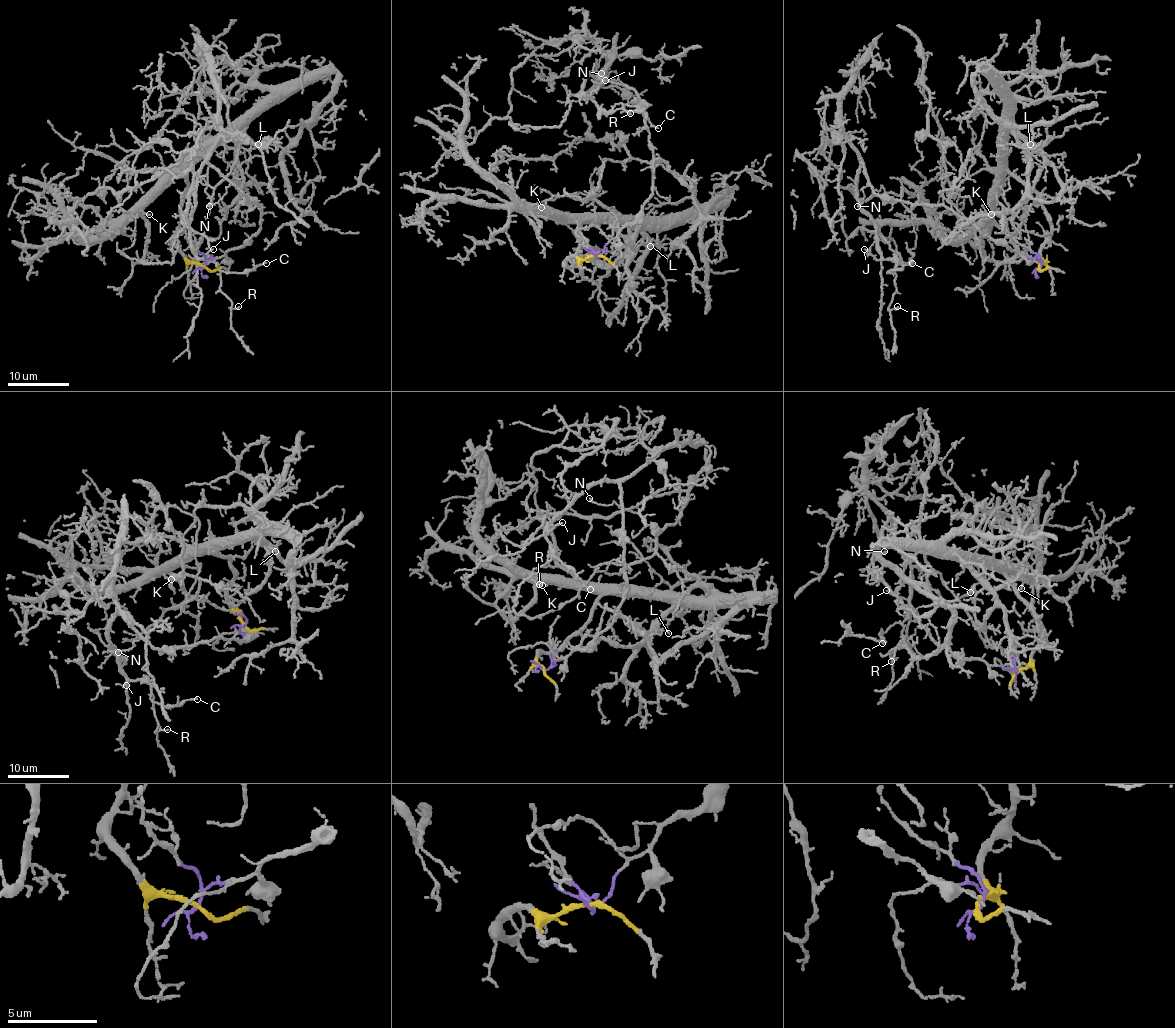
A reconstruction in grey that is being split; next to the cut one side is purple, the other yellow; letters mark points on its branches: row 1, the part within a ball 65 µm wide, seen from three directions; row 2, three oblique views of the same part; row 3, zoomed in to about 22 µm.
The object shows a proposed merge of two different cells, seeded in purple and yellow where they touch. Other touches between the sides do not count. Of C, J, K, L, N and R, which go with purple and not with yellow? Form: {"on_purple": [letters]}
{"on_purple": ["C", "J", "N", "R"]}

